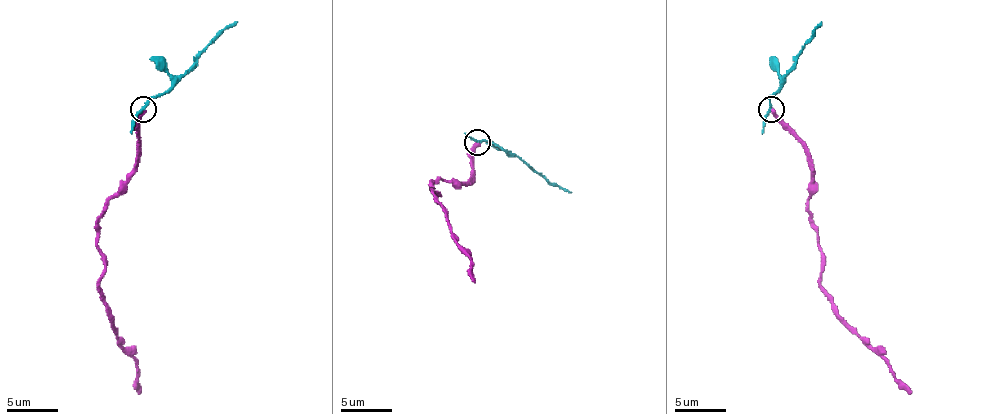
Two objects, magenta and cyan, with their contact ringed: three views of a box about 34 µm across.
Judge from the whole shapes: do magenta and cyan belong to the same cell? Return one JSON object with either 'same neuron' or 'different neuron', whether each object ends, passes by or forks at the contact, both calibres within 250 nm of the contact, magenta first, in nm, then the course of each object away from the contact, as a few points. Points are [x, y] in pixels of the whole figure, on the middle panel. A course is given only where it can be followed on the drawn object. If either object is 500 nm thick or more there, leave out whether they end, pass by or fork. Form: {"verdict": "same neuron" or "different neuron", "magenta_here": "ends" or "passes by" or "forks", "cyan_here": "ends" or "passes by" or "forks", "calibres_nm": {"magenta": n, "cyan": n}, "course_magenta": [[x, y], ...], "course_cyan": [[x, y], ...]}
{"verdict": "different neuron", "magenta_here": "ends", "cyan_here": "passes by", "calibres_nm": {"magenta": 320, "cyan": 180}, "course_magenta": [[476, 142], [474, 171], [466, 181], [443, 179], [433, 184], [445, 212], [451, 238], [469, 256], [474, 282]], "course_cyan": [[476, 142], [489, 140], [510, 150], [551, 184], [572, 191]]}

